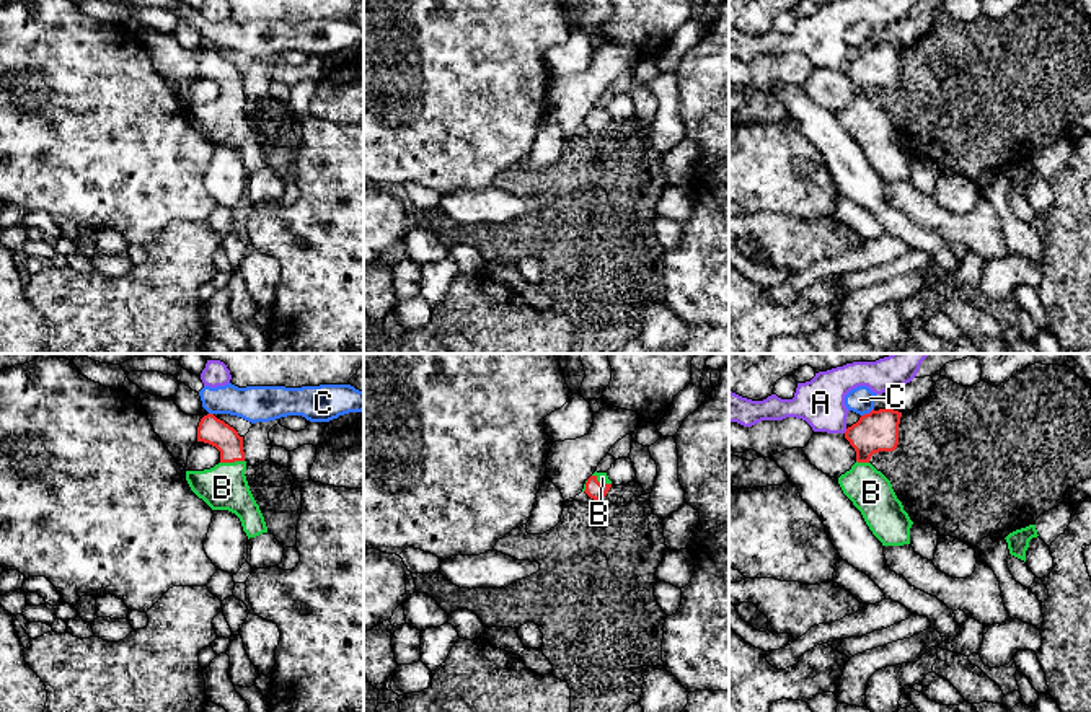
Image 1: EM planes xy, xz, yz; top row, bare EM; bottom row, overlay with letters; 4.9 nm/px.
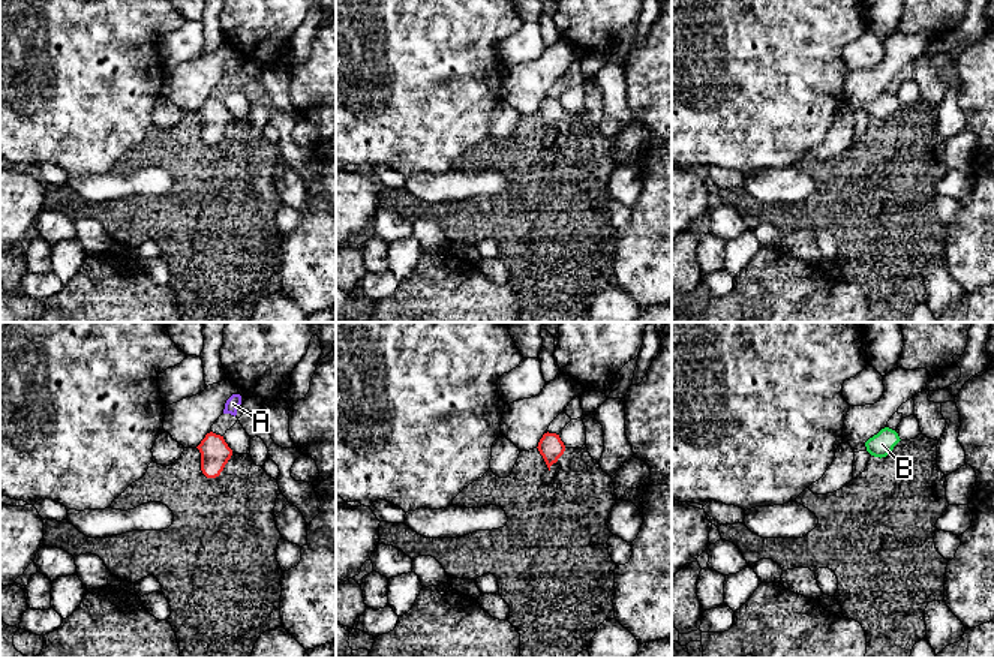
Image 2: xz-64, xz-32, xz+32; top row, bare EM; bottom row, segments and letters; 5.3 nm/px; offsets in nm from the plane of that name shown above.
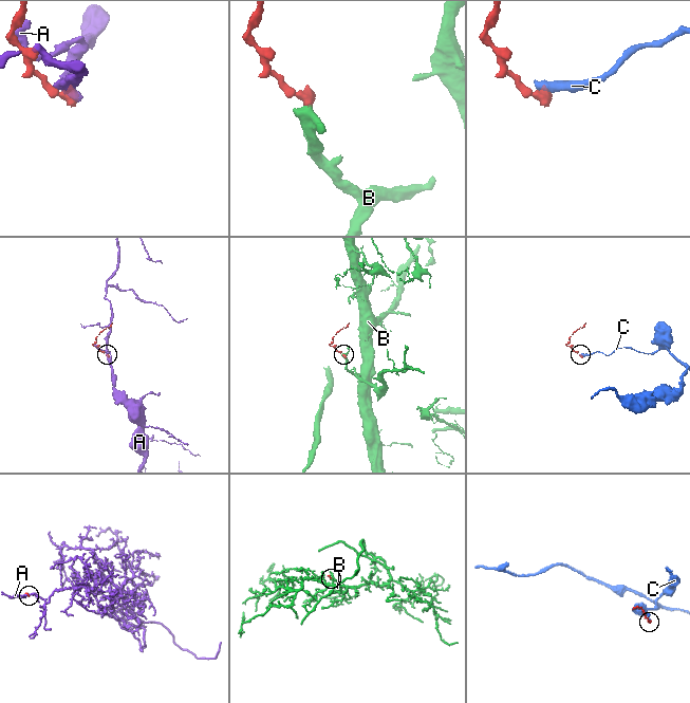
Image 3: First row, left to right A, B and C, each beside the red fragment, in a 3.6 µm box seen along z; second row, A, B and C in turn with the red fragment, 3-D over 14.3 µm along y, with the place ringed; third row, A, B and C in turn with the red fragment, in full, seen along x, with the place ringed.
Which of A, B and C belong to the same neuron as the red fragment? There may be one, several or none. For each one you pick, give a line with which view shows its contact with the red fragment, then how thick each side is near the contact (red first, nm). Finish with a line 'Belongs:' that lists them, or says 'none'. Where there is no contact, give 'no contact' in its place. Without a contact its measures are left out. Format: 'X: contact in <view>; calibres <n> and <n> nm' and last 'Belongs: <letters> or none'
B: contact in xy; calibres 140 and 220 nm
Belongs: B

